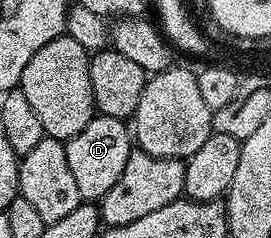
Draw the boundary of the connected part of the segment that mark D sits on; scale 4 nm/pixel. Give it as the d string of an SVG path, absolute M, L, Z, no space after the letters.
M97 113L90 124L78 132L78 136L64 142L64 147L81 199L99 200L106 196L106 192L110 192L110 188L114 188L114 180L118 180L118 176L122 176L126 169L126 160L130 160L134 149L134 138L125 119Z

